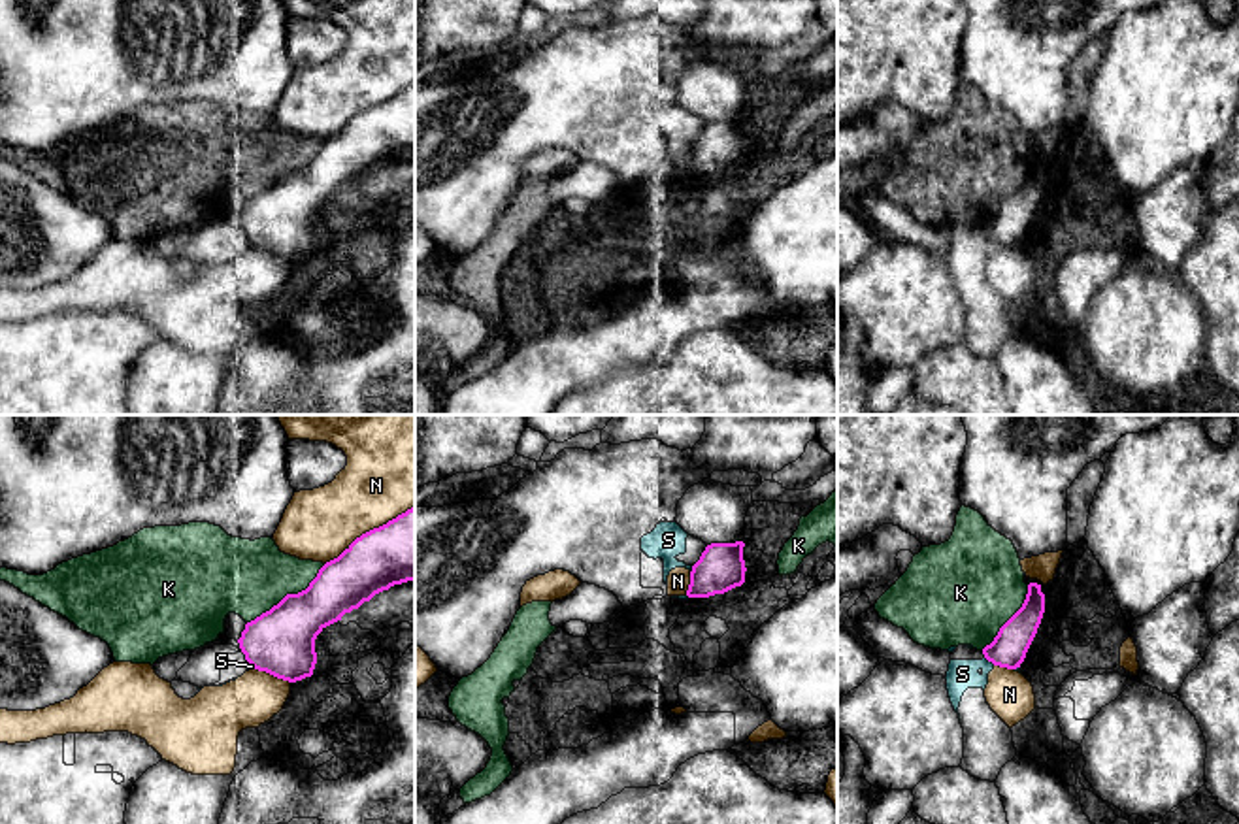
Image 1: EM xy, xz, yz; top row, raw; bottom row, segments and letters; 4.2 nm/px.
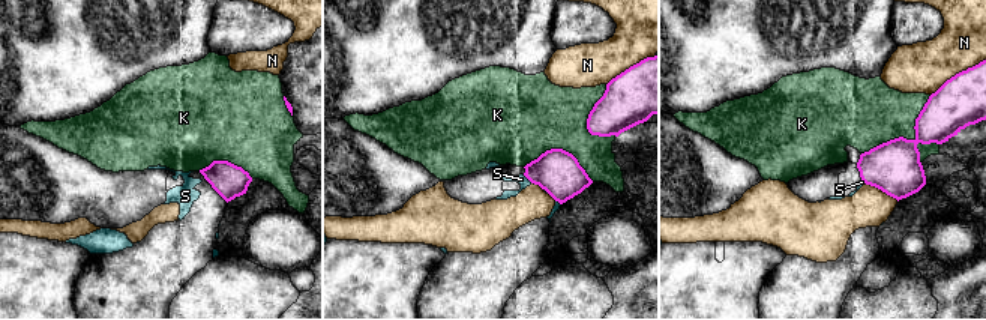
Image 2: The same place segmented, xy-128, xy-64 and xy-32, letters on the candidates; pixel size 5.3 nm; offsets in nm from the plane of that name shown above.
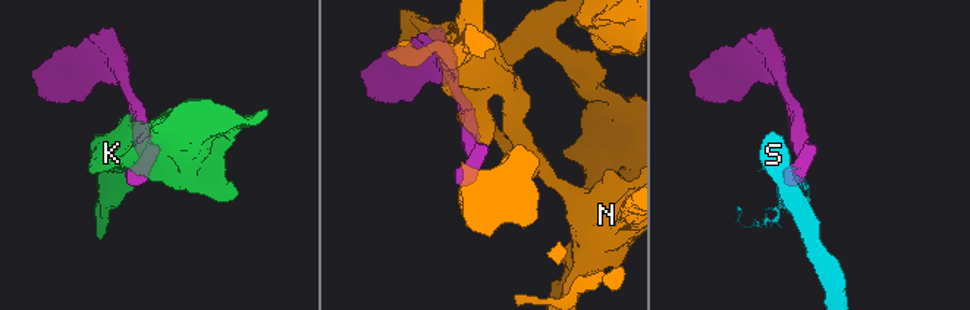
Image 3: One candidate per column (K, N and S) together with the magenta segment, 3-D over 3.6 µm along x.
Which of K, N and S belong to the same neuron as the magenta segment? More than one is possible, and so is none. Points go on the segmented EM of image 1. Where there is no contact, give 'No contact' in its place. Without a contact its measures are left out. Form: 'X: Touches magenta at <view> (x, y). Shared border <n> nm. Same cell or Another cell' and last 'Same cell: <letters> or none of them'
K: Touches magenta at xy (287, 594). Shared border 420 nm. Another cell
N: Touches magenta at xy (370, 530). Shared border 460 nm. Another cell
S: Touches magenta at yz (991, 660). Shared border 60 nm. Another cell
Same cell: none of them

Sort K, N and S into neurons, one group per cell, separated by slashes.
K / N / S

